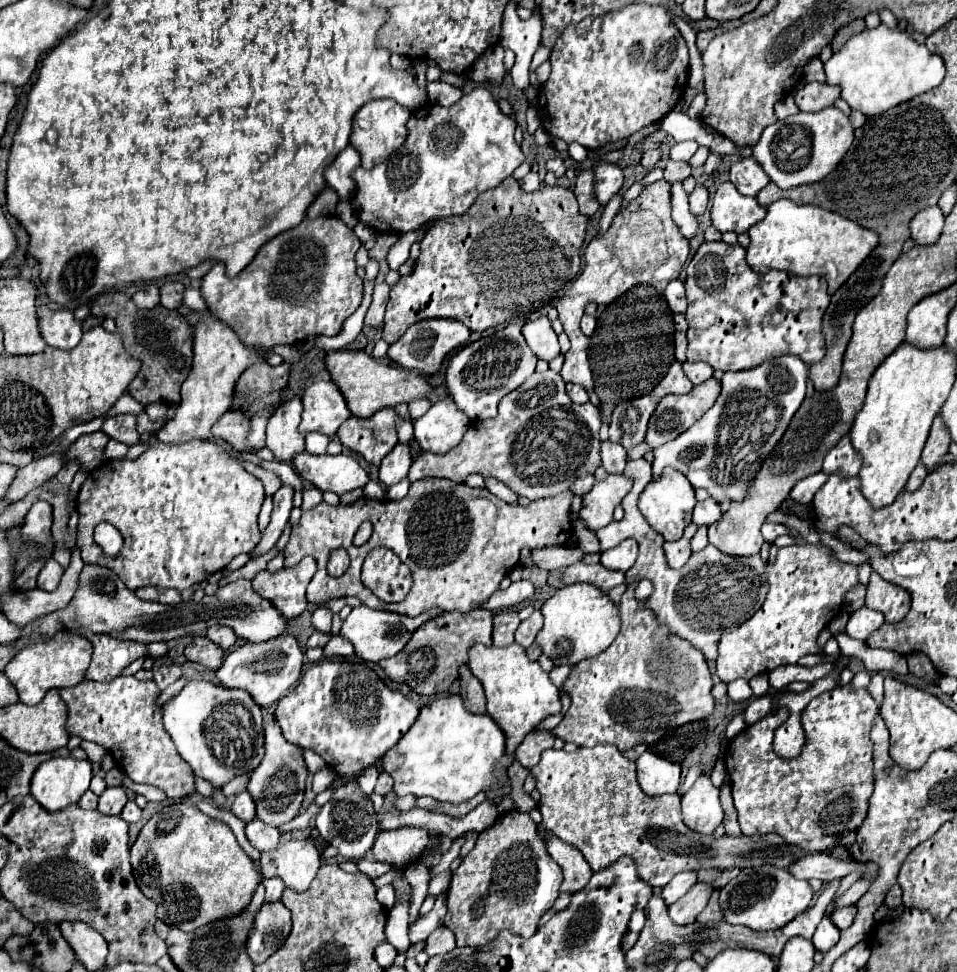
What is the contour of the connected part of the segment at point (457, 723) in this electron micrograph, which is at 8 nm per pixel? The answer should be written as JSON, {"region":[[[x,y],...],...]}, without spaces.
{"region":[[[456,694],[440,696],[420,710],[412,728],[384,756],[382,770],[394,778],[398,796],[432,796],[440,802],[464,802],[478,792],[498,788],[494,764],[504,756],[506,738],[488,714],[470,714]]]}

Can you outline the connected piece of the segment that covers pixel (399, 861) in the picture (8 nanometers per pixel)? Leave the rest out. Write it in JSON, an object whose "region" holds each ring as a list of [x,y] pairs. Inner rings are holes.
{"region":[[[420,828],[382,830],[374,842],[372,856],[376,860],[384,860],[396,868],[402,868],[420,858],[420,854],[426,850],[430,836],[432,832]]]}

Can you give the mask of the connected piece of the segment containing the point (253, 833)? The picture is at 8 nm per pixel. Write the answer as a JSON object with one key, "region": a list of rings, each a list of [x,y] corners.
{"region":[[[258,818],[246,822],[246,838],[256,850],[274,850],[280,840],[280,832],[274,826],[266,826]]]}

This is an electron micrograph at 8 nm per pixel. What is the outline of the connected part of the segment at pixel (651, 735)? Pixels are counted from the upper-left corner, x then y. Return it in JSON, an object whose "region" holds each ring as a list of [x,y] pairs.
{"region":[[[628,586],[620,600],[622,628],[614,642],[596,658],[572,668],[564,684],[572,706],[554,728],[556,736],[580,746],[614,744],[624,752],[636,744],[656,742],[662,730],[712,716],[712,678],[702,652],[690,642],[668,634],[642,604],[634,598],[634,586]]]}

